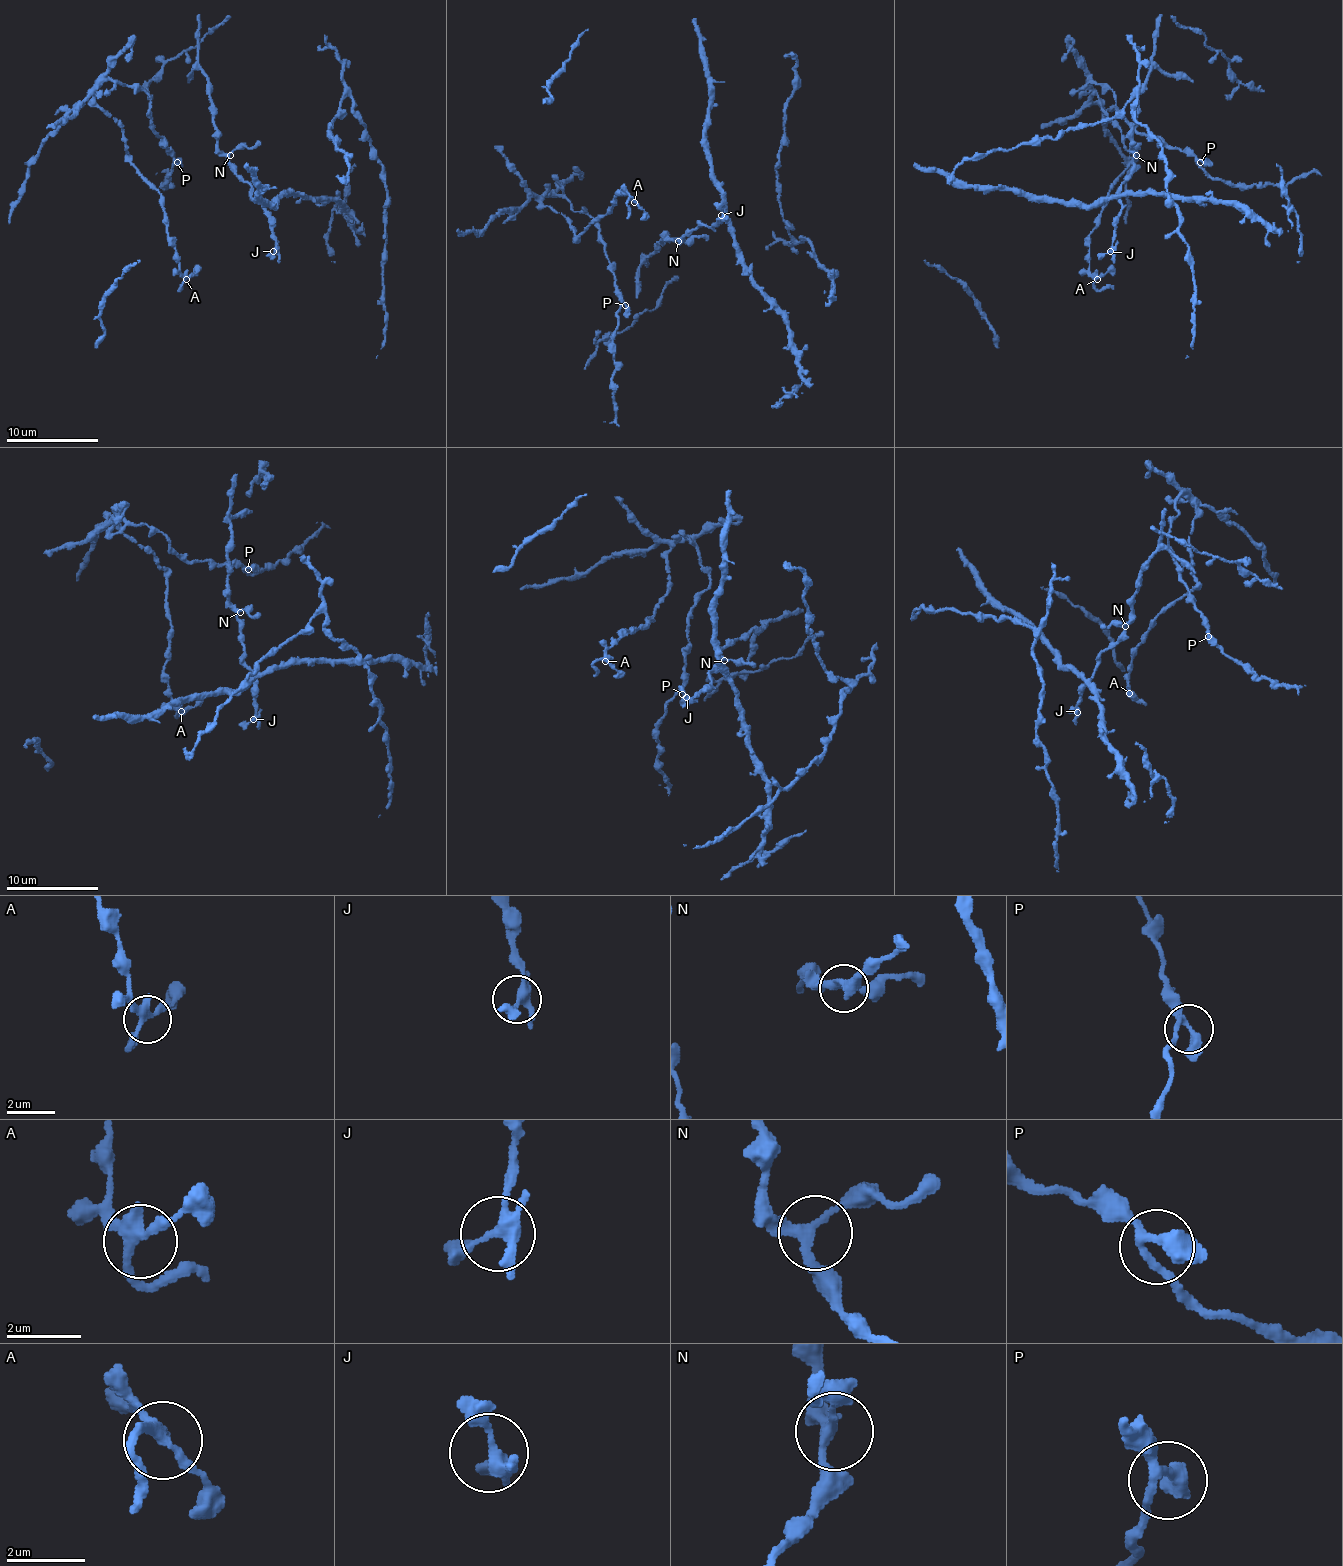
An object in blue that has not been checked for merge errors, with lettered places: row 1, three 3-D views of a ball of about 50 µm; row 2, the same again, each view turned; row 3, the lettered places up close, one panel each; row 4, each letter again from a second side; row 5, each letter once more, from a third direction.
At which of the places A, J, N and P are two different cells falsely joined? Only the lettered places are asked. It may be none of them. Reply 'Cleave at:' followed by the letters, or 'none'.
Cleave at: none

